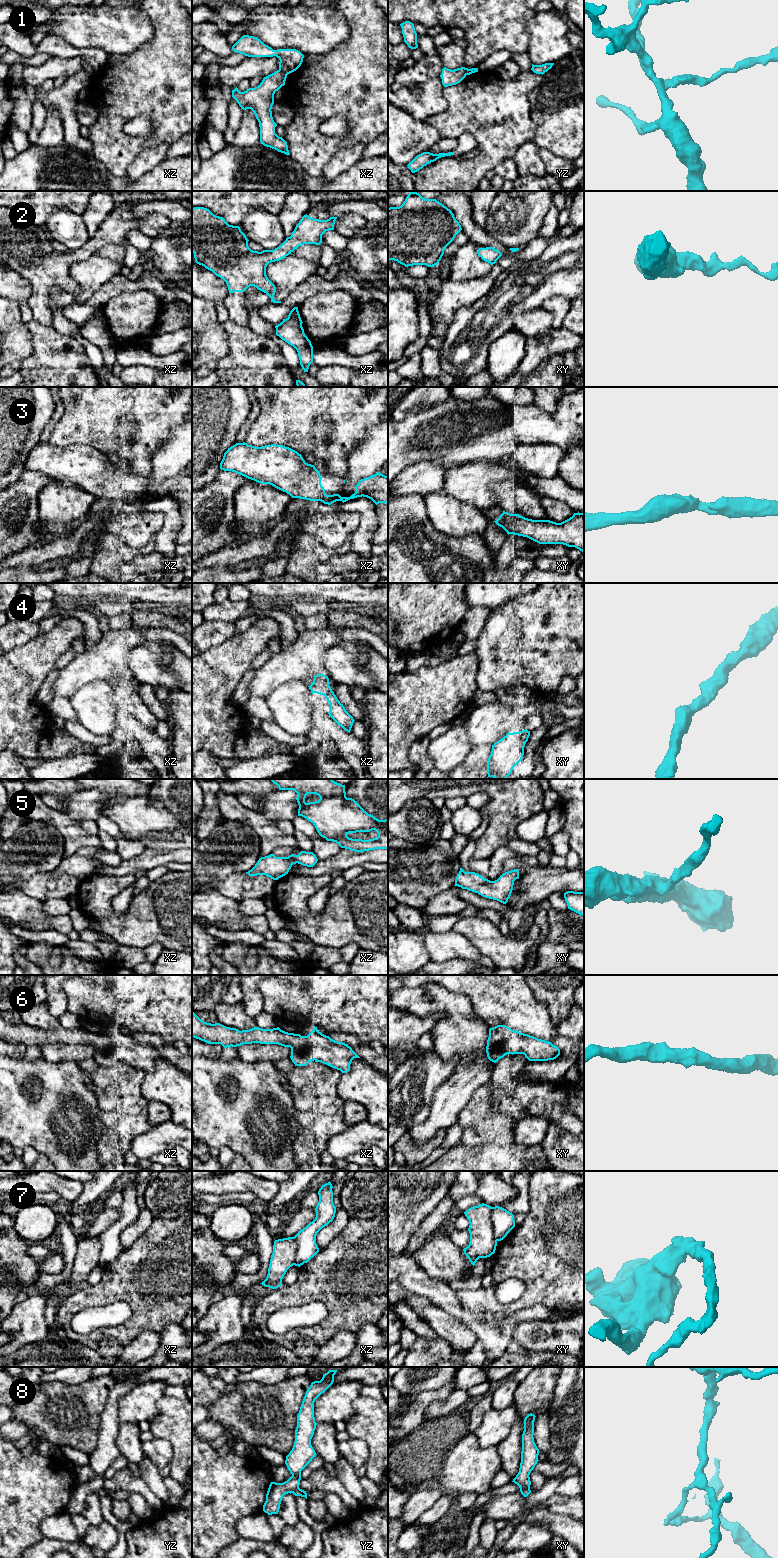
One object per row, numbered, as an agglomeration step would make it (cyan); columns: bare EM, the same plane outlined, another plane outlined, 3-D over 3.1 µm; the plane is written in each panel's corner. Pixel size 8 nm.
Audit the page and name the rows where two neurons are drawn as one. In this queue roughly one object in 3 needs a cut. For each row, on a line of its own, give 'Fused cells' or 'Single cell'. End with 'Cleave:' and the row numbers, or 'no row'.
1: Fused cells
2: Single cell
3: Single cell
4: Single cell
5: Single cell
6: Single cell
7: Fused cells
8: Fused cells
Cleave: 1, 7, 8

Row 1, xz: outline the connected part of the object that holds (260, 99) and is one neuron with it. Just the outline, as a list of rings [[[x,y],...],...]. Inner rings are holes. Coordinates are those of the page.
[[[280,69],[263,78],[255,88],[249,88],[240,92],[236,87],[232,90],[232,97],[237,101],[241,109],[251,109],[260,127],[260,142],[266,147],[278,152],[290,155],[287,142],[275,133],[277,124],[272,117],[274,94],[285,85],[287,74]]]

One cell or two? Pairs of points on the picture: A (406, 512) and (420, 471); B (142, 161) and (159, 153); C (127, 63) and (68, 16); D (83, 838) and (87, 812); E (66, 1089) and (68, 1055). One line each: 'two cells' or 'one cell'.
A: two cells
B: one cell
C: two cells
D: two cells
E: two cells

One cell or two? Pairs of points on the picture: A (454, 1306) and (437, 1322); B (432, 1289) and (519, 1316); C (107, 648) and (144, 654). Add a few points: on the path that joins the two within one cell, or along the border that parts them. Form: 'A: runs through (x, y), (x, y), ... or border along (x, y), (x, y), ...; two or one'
A: border along (428, 1298), (432, 1303), (457, 1318), (466, 1326); two
B: border along (491, 1322), (496, 1325), (517, 1323); two
C: border along (145, 640), (129, 652), (128, 669); two

